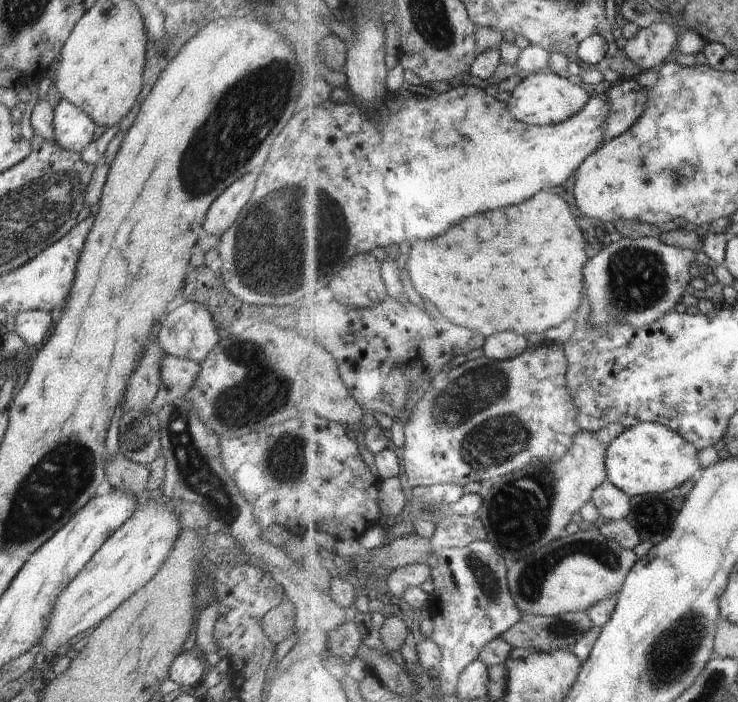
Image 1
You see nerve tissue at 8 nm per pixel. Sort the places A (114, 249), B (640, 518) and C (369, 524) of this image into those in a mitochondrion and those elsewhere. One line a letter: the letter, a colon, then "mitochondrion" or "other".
A: other
B: mitochondrion
C: other

